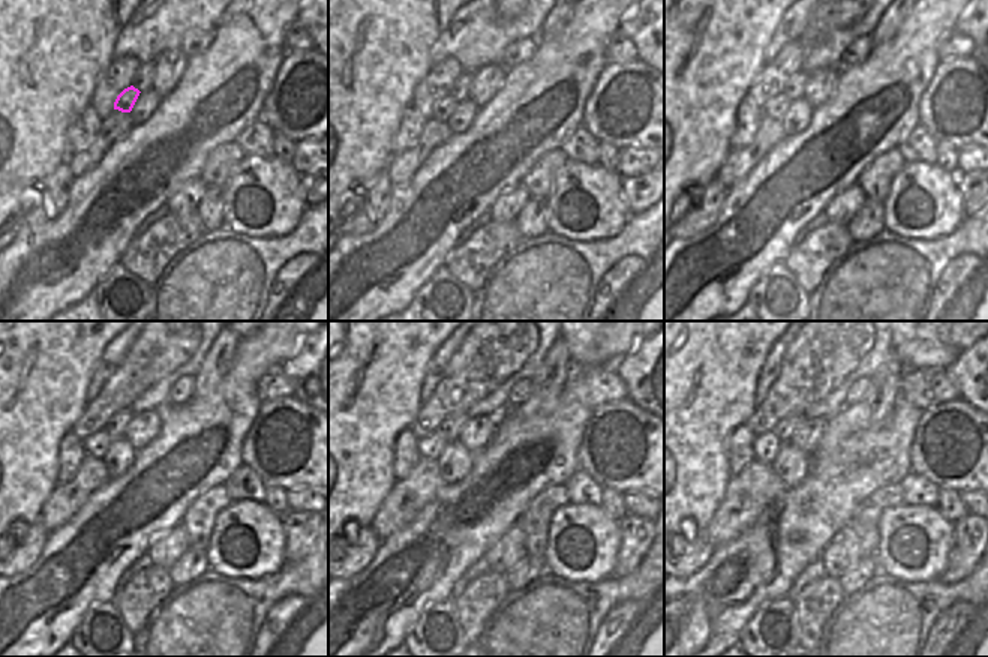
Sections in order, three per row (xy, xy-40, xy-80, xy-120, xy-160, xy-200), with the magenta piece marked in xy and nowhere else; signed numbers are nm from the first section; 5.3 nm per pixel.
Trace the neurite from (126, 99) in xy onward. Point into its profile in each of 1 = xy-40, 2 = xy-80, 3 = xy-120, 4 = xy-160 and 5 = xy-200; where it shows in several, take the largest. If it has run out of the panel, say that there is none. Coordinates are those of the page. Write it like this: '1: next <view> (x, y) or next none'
1: next xy-40 (441, 111)
2: next xy-80 (775, 107)
3: next xy-120 (96, 444)
4: next xy-160 (431, 446)
5: next xy-200 (765, 446)

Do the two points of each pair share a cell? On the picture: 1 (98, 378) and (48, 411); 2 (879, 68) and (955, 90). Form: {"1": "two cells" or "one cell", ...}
{"1": "two cells", "2": "two cells"}

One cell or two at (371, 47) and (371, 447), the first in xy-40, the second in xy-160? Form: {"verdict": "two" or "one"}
{"verdict": "one"}

